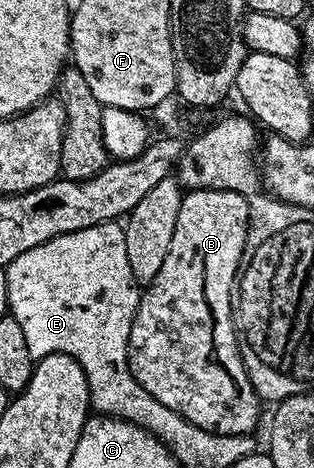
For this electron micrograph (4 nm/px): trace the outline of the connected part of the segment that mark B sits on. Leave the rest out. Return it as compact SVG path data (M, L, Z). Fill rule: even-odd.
M211 187L187 190L182 197L179 216L176 220L175 233L172 236L168 255L164 258L164 265L161 266L155 279L147 284L141 292L138 300L138 308L136 309L136 317L132 321L132 333L128 337L128 353L126 354L126 360L130 366L132 377L136 381L140 381L142 388L148 393L152 393L152 397L156 397L156 401L160 401L160 405L172 409L172 413L180 413L180 417L192 421L192 425L196 425L208 433L249 435L255 430L253 427L257 425L258 414L261 413L263 407L256 393L256 389L248 377L248 369L244 365L242 354L238 348L238 335L234 332L234 309L232 300L236 290L236 280L244 262L242 254L244 253L246 234L249 228L250 201L246 196L236 193L235 191L221 191L220 189L212 189Z

